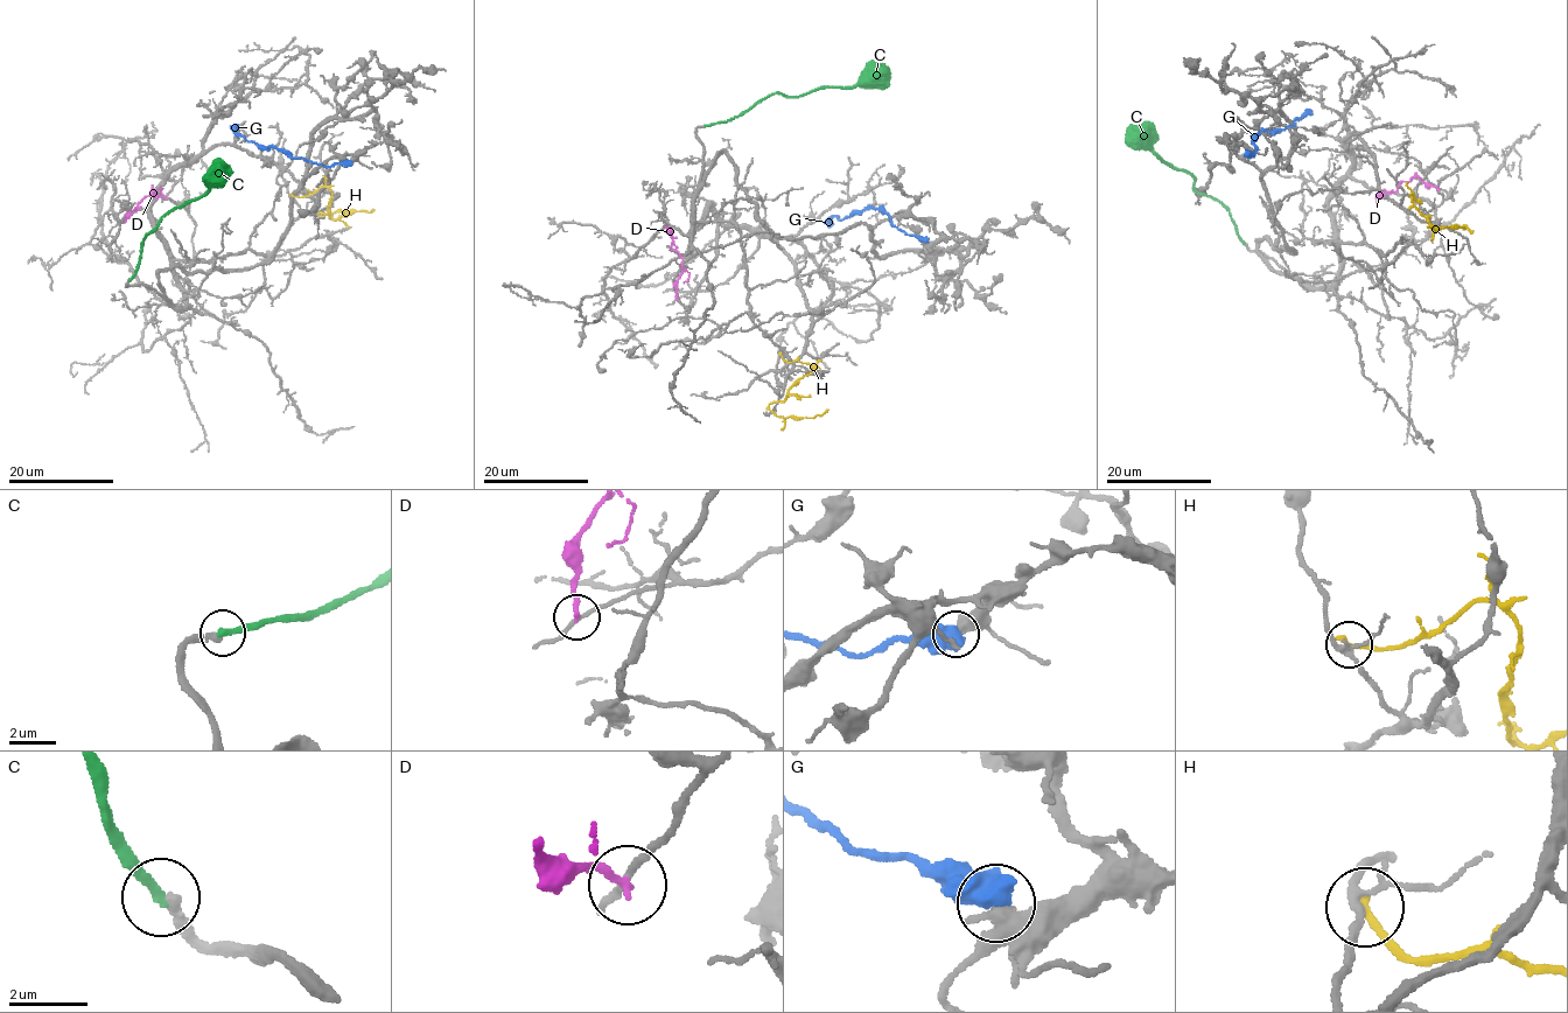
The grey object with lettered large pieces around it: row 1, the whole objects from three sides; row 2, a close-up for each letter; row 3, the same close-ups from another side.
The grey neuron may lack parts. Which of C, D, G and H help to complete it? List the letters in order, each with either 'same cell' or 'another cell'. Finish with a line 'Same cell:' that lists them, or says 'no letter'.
C: another cell
D: another cell
G: another cell
H: another cell
Same cell: no letter

